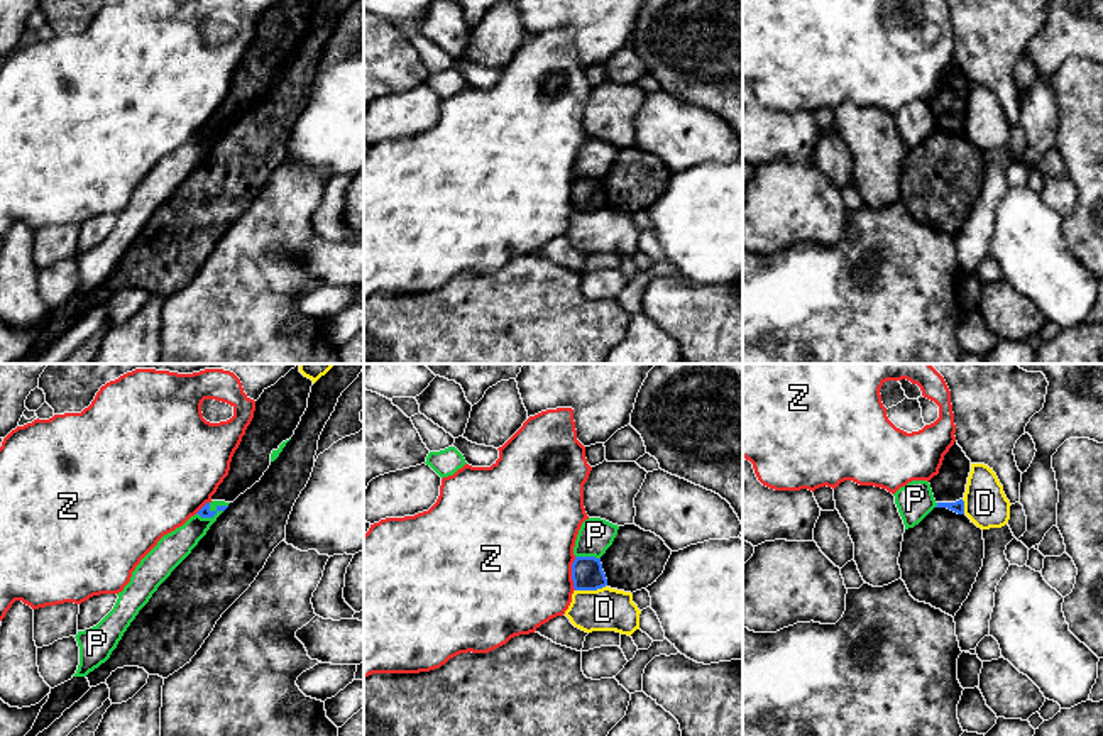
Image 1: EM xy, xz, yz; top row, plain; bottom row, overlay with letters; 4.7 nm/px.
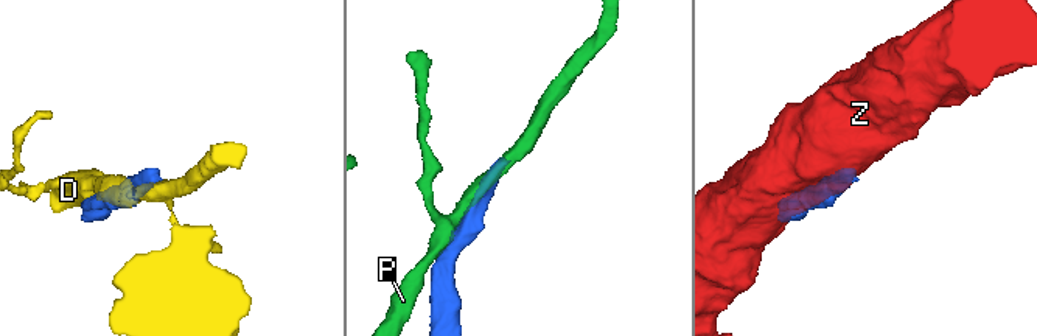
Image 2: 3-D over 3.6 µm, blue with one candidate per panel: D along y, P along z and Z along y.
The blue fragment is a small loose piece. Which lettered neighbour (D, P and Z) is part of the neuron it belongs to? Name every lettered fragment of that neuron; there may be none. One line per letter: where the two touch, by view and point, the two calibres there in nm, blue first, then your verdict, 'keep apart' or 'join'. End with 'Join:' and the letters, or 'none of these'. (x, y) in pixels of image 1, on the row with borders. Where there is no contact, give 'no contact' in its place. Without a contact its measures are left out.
D: xz (591, 589) | 150/200 nm | keep apart
P: xy (214, 515) | 50/150 nm | keep apart
Z: xz (572, 574) | 150/500 nm | keep apart
Join: none of these

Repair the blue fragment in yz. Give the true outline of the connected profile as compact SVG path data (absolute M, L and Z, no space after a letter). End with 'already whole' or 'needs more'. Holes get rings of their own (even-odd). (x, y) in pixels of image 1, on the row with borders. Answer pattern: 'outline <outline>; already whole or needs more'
outline M954 442L944 455L939 474L929 484L937 503L936 508L947 508L958 514L964 514L964 492L971 472L971 460L963 448Z; needs more

